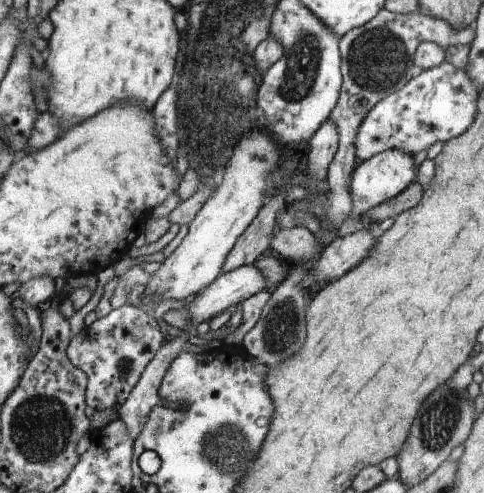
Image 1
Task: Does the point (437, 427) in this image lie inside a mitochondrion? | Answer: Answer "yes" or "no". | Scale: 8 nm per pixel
yes

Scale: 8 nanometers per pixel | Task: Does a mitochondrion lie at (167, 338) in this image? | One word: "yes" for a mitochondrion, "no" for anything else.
no

